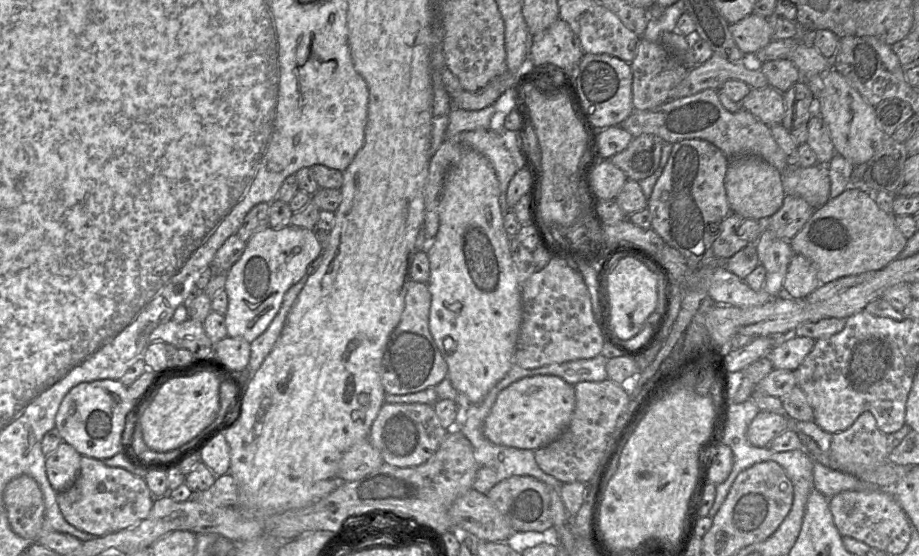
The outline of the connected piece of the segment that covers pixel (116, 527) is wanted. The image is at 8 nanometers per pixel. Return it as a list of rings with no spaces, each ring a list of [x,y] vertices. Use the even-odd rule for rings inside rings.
[[[82,456],[80,471],[75,482],[65,491],[57,492],[57,502],[68,523],[78,530],[102,537],[125,530],[147,518],[153,507],[154,497],[143,478],[120,467],[109,467],[103,460]]]

